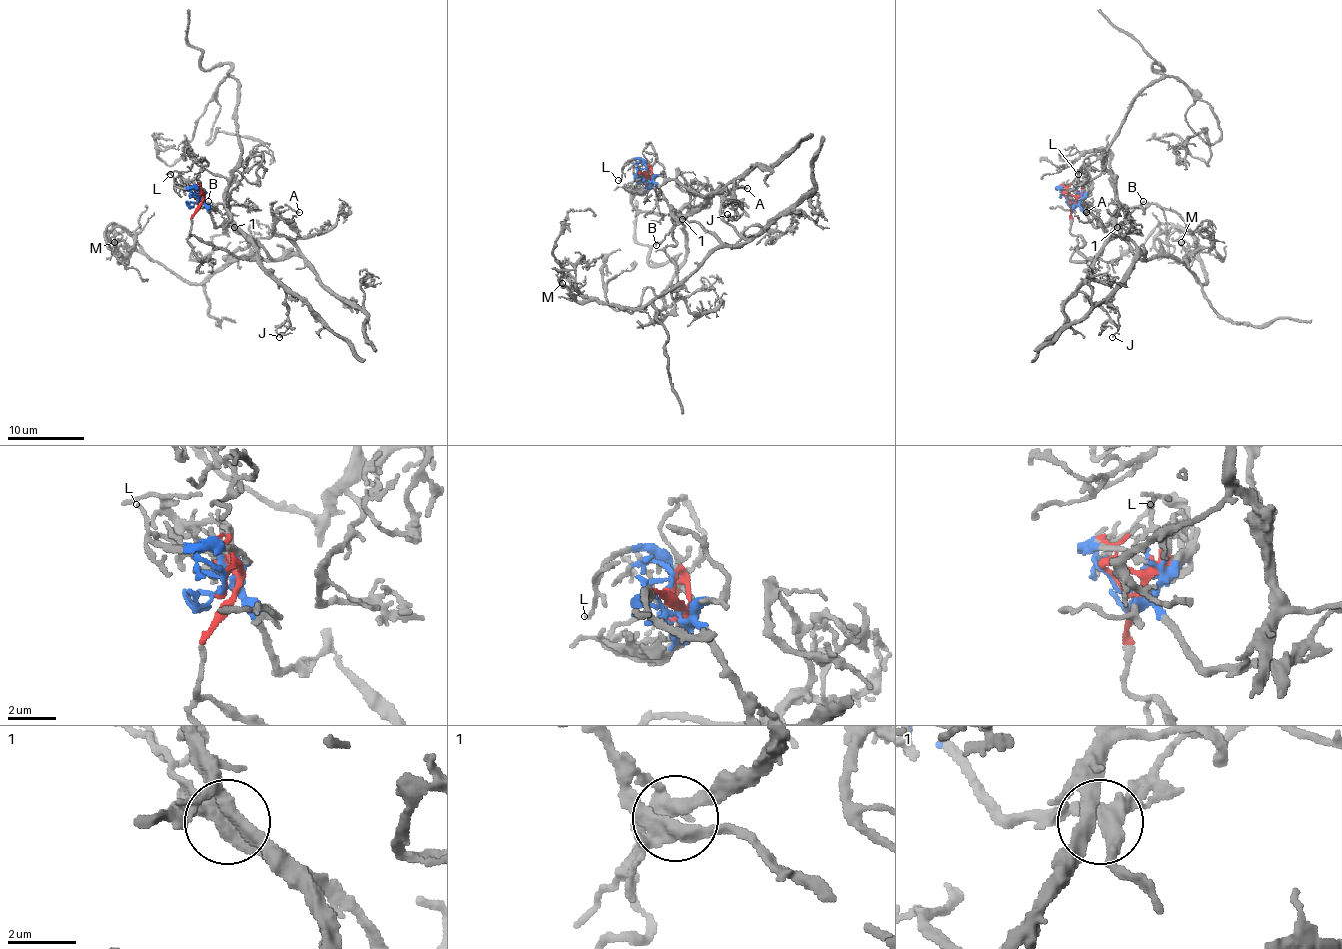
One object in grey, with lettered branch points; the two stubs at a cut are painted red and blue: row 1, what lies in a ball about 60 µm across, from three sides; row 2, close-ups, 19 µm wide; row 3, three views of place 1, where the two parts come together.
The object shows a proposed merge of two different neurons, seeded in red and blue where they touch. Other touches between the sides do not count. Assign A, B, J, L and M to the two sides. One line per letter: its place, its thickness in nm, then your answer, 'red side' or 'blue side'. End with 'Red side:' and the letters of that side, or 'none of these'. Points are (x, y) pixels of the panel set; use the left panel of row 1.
A: at (299, 212); 160 nm thick; blue side
B: at (208, 201); 170 nm thick; blue side
J: at (279, 337); 110 nm thick; red side
L: at (170, 174); 80 nm thick; blue side
M: at (114, 242); 170 nm thick; blue side
Red side: J

